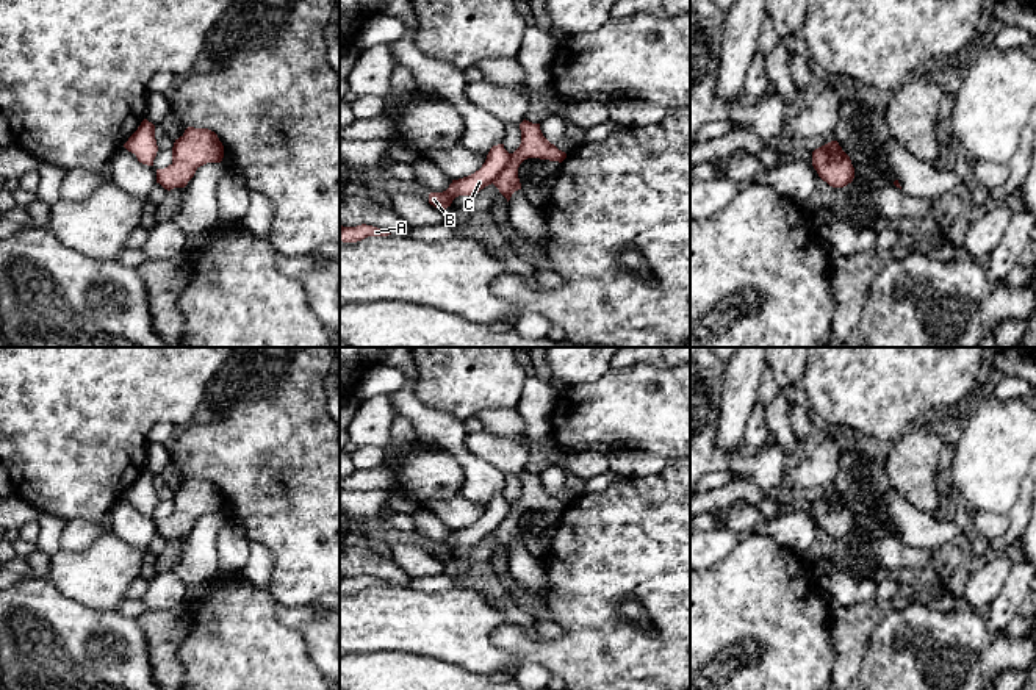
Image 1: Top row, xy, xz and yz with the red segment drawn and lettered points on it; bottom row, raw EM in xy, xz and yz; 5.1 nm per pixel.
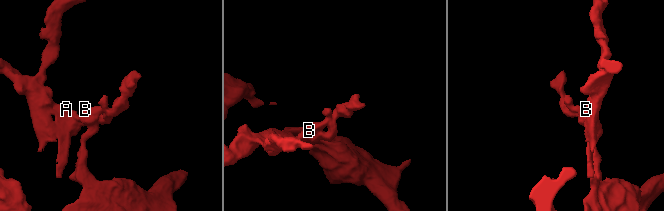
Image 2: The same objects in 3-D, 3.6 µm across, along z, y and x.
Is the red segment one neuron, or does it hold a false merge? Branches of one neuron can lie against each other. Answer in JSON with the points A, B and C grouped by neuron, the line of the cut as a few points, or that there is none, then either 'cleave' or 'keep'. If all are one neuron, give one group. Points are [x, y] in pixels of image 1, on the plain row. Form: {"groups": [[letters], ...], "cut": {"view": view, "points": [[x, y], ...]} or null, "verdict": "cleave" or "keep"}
{"groups": [["A"], ["B", "C"]], "cut": {"view": "xy", "points": [[183, 484], [205, 488], [207, 512]]}, "verdict": "cleave"}

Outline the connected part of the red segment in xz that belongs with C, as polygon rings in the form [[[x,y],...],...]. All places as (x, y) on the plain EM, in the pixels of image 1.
[[[521,493],[513,504],[509,504],[504,494],[493,496],[479,521],[468,527],[452,530],[449,538],[443,543],[430,543],[429,554],[444,562],[455,548],[473,546],[491,535],[496,527],[512,530],[526,507],[527,499],[524,493]]]

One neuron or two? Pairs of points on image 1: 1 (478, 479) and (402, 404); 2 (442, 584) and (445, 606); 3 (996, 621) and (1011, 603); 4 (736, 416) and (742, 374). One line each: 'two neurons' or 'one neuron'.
1: one neuron
2: two neurons
3: one neuron
4: one neuron

